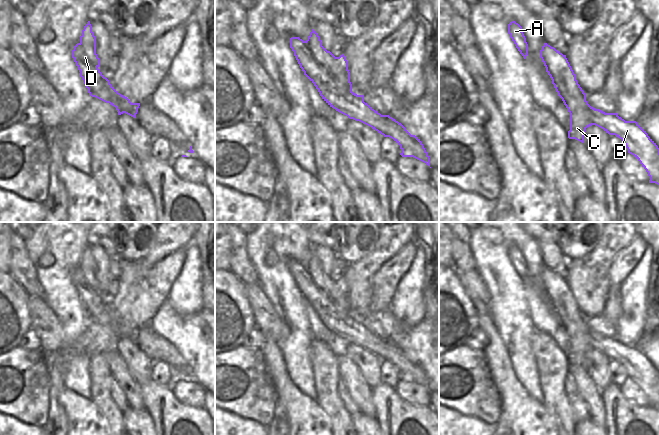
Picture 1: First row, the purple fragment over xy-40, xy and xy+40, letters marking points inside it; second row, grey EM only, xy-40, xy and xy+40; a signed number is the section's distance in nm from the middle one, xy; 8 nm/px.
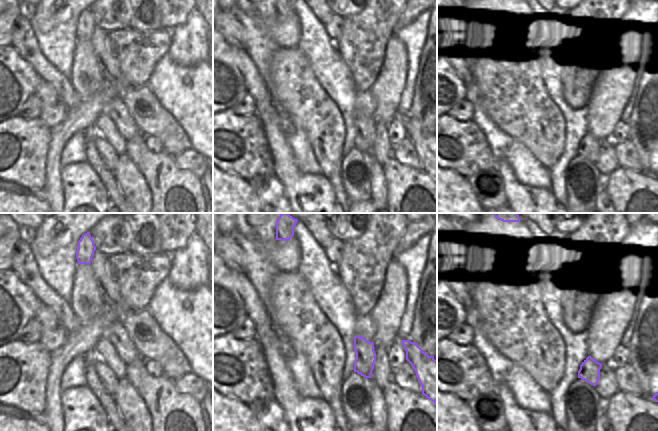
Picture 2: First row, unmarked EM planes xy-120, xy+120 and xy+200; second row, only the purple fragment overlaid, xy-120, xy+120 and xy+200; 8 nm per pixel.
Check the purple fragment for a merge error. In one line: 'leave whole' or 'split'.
split

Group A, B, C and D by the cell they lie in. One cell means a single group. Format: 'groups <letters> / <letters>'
groups A B D / C

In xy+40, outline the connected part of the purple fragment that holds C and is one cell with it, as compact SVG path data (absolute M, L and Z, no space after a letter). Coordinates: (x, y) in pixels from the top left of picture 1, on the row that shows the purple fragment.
M544 43L540 50L540 58L570 114L568 138L584 143L584 132L592 122L586 110L586 94L578 84L566 55Z

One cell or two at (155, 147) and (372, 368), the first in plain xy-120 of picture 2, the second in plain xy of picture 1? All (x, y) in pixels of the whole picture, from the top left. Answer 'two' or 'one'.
two

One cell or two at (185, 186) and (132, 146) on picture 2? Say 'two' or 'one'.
one

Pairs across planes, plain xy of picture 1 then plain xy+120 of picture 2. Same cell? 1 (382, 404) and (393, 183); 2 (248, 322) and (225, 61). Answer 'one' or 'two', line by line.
1: one
2: one

